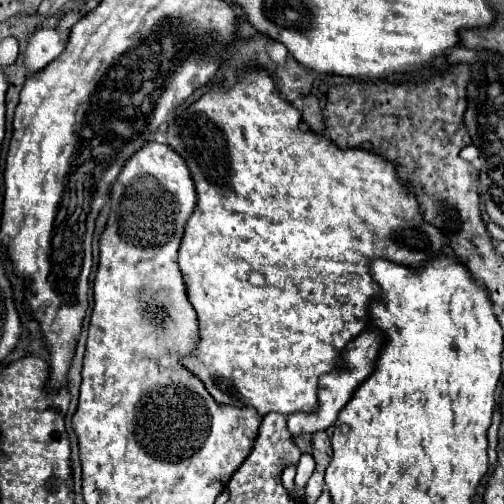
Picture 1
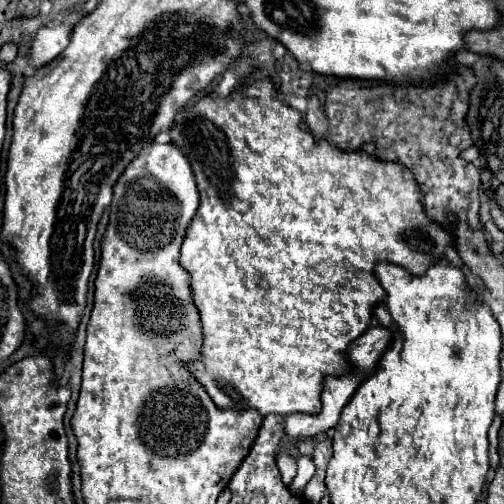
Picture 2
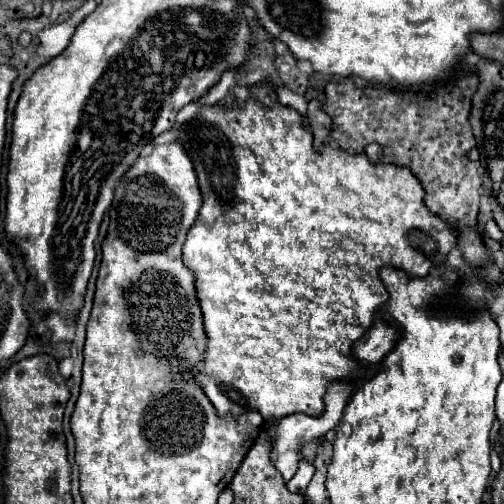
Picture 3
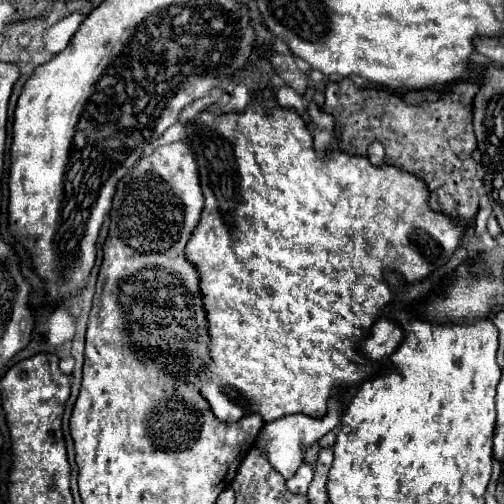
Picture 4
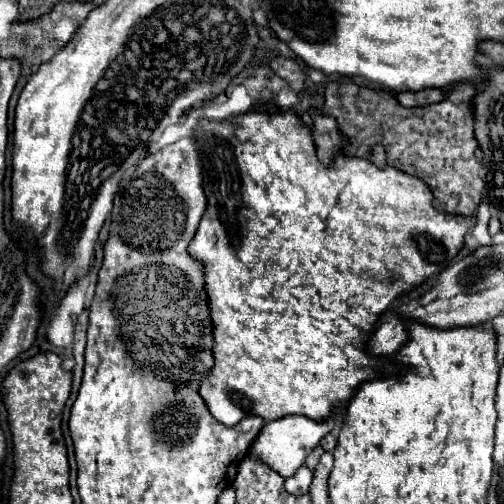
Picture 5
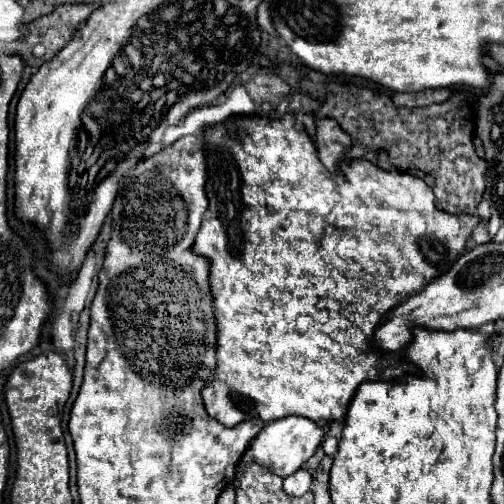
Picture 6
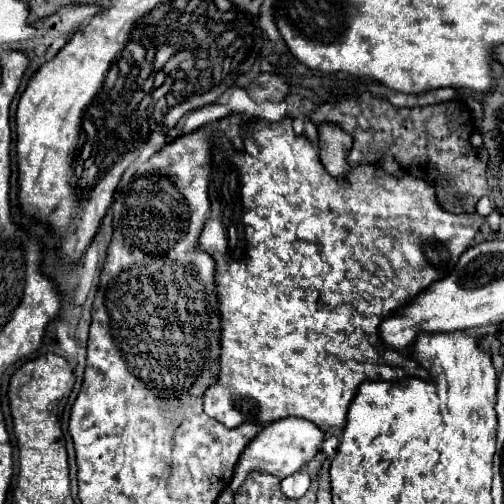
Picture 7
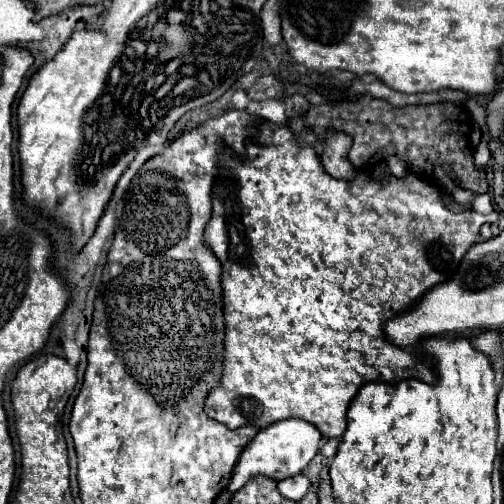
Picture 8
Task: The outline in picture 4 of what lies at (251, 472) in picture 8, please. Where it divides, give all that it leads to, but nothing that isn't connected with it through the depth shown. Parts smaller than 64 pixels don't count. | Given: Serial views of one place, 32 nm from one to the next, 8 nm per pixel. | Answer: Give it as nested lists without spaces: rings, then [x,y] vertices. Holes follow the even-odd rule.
[[[332,400],[332,404],[328,404],[328,416],[324,416],[324,420],[312,420],[310,416],[300,416],[300,414],[292,414],[292,416],[284,416],[280,420],[274,420],[274,422],[268,422],[262,432],[260,432],[260,438],[258,438],[258,446],[266,450],[268,454],[268,460],[270,464],[288,480],[296,474],[298,466],[304,462],[304,450],[318,442],[326,432],[330,432],[332,428],[338,426],[340,422],[340,416],[342,416],[342,408],[344,408],[344,402],[342,400]]]

